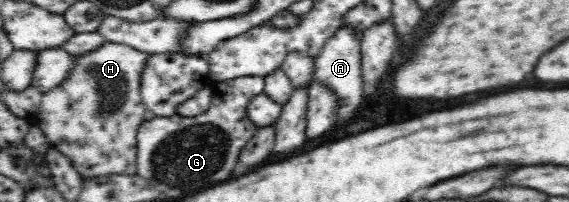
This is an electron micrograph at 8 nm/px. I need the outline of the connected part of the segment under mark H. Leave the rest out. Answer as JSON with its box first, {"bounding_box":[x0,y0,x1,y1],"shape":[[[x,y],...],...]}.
{"bounding_box":[32,42,150,178],"shape":[[[106,42],[102,44],[98,50],[94,52],[88,52],[88,54],[82,54],[82,56],[76,56],[76,62],[74,62],[74,68],[72,72],[68,74],[68,78],[63,80],[58,86],[52,88],[47,93],[43,93],[40,103],[38,104],[38,112],[33,117],[32,121],[35,123],[46,135],[46,140],[50,141],[51,150],[56,149],[62,155],[70,159],[70,164],[74,166],[74,169],[78,171],[84,178],[106,176],[106,175],[136,175],[136,134],[138,128],[145,121],[144,114],[146,114],[145,104],[142,102],[141,97],[141,74],[145,69],[147,58],[150,54],[140,52],[131,46],[122,46],[122,44],[112,44],[112,42]]]}

